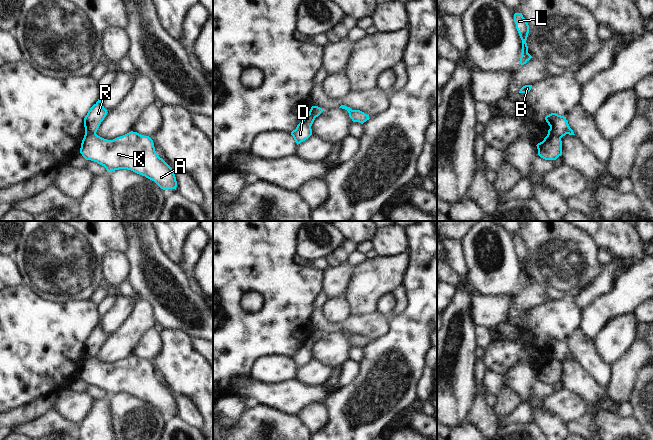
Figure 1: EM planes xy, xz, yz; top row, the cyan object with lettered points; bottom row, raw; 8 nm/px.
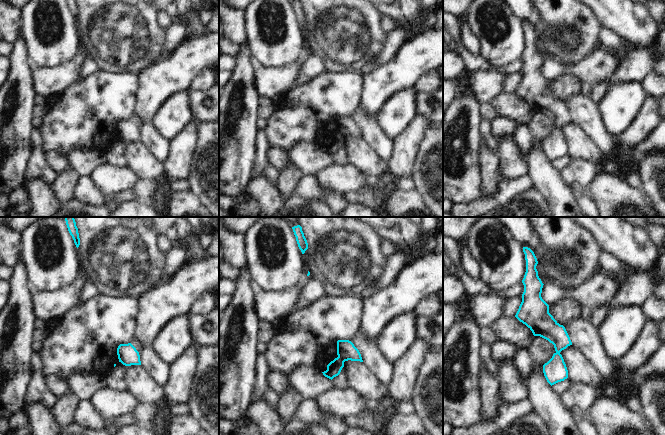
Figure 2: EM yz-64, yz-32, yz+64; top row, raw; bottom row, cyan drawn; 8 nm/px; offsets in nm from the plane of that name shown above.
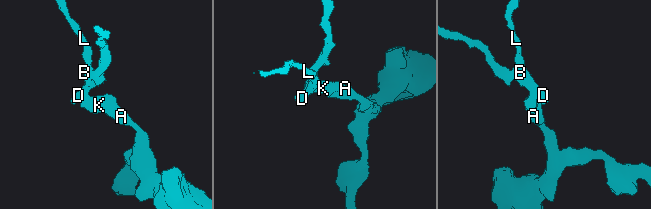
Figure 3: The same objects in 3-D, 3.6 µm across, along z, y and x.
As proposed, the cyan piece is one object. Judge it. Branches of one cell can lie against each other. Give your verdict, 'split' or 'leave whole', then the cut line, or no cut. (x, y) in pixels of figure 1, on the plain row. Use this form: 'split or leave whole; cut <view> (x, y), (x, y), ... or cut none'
split; cut yz (548, 356), (560, 362)

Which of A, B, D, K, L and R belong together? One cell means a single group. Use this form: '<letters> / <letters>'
A K / B D L R

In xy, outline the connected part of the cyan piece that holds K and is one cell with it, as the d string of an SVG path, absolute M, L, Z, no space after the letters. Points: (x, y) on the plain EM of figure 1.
M131 355L107 364L97 358L87 358L82 364L80 377L86 384L104 390L107 396L131 394L154 405L163 414L176 414L174 394L157 379L149 360Z

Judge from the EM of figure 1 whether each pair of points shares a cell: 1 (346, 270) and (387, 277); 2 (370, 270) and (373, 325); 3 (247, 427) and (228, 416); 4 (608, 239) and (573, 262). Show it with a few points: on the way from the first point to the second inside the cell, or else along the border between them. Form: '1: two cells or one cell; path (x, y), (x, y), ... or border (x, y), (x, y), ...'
1: two cells; border (353, 267), (345, 294)
2: two cells; border (374, 311), (368, 314), (351, 315)
3: two cells; border (245, 408), (240, 417), (228, 429)
4: two cells; border (584, 231), (591, 237), (598, 249)

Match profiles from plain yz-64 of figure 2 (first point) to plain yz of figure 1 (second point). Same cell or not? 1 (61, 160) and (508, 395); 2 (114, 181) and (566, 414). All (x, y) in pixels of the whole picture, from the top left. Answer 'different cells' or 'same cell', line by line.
1: different cells
2: same cell

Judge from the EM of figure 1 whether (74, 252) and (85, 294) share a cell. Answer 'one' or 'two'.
one

